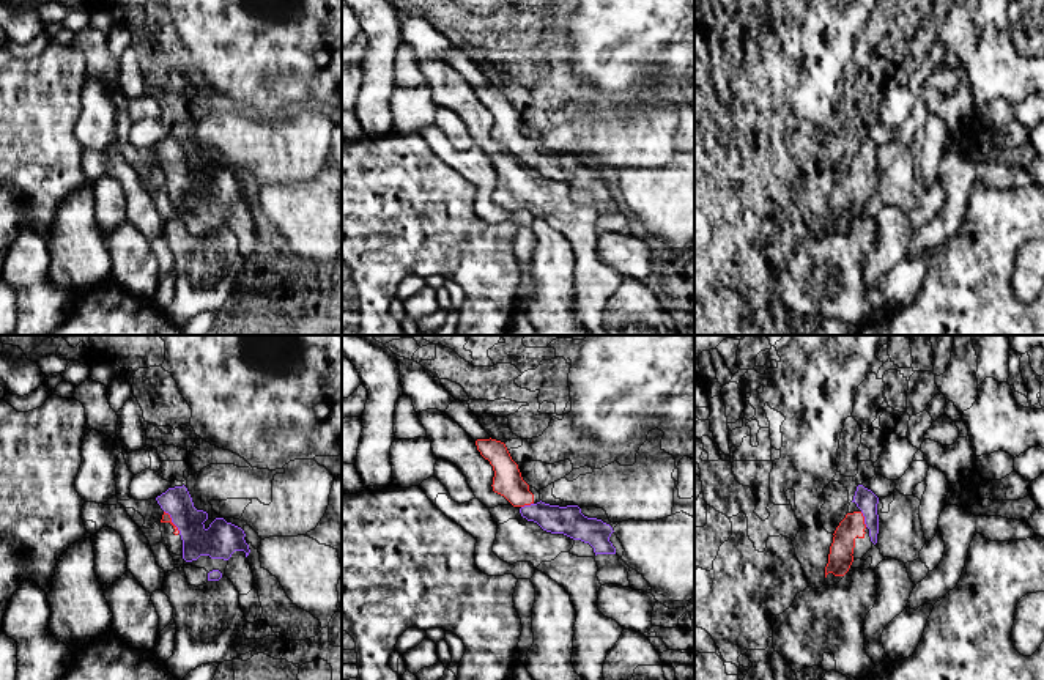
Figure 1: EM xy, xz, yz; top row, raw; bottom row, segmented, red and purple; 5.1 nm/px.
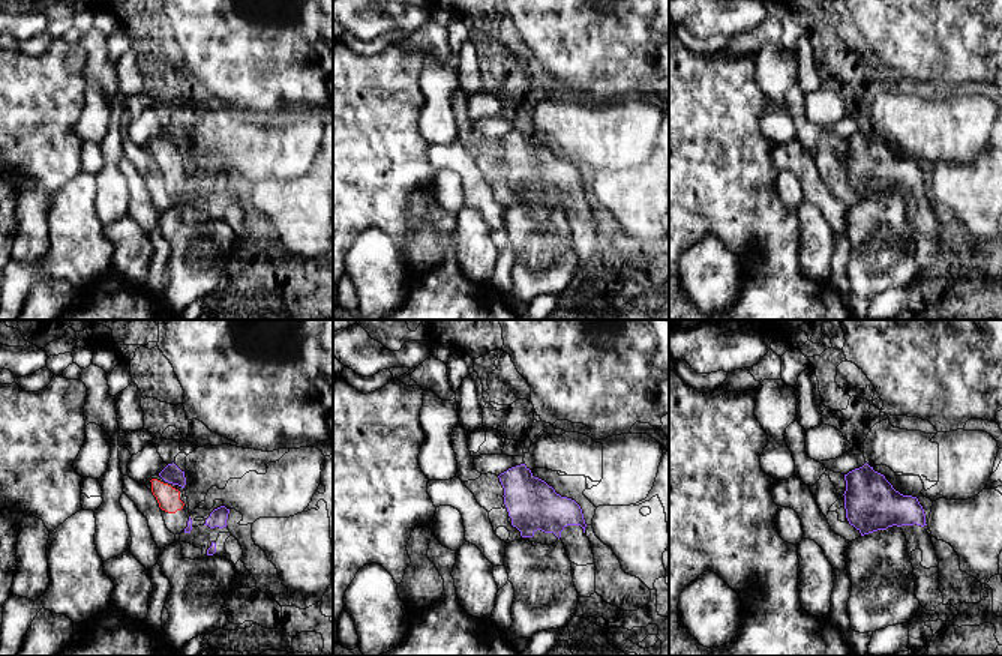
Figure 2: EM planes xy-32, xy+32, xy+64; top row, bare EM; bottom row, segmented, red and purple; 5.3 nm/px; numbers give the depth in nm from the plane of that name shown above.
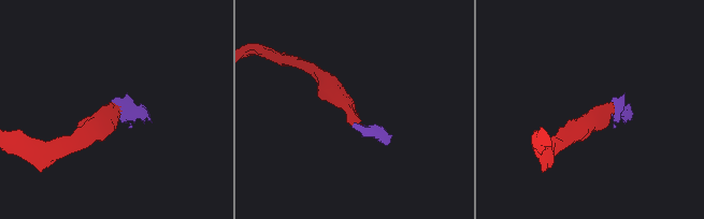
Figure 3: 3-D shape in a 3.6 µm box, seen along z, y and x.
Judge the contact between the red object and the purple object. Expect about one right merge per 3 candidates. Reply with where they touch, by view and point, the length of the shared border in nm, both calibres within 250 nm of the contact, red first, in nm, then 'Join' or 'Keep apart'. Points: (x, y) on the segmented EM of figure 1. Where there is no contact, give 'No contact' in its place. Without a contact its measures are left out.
Touches red at yz (863, 520). Shared border 90 nm. Thickness 130 nm (red) against 110 nm. Join

